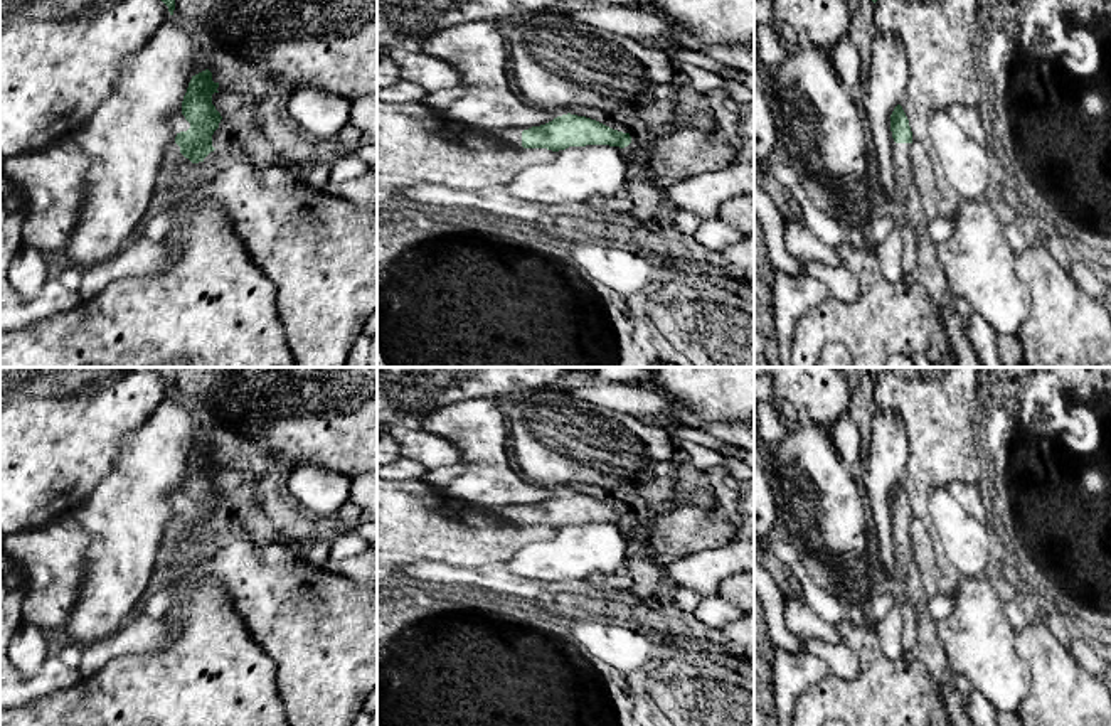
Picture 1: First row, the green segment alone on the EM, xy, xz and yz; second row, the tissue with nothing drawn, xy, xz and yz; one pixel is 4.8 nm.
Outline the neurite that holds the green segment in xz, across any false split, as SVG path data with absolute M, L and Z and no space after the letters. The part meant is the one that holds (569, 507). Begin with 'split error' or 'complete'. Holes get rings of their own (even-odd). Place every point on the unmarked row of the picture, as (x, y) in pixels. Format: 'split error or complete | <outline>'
split error | M571 490L557 494L540 504L498 505L485 509L485 512L517 526L547 526L552 529L586 522L625 526L631 520L630 510L613 507L596 497Z

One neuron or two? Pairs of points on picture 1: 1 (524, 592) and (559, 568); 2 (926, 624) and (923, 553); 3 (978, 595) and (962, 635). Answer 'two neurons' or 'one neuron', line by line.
1: two neurons
2: two neurons
3: one neuron

